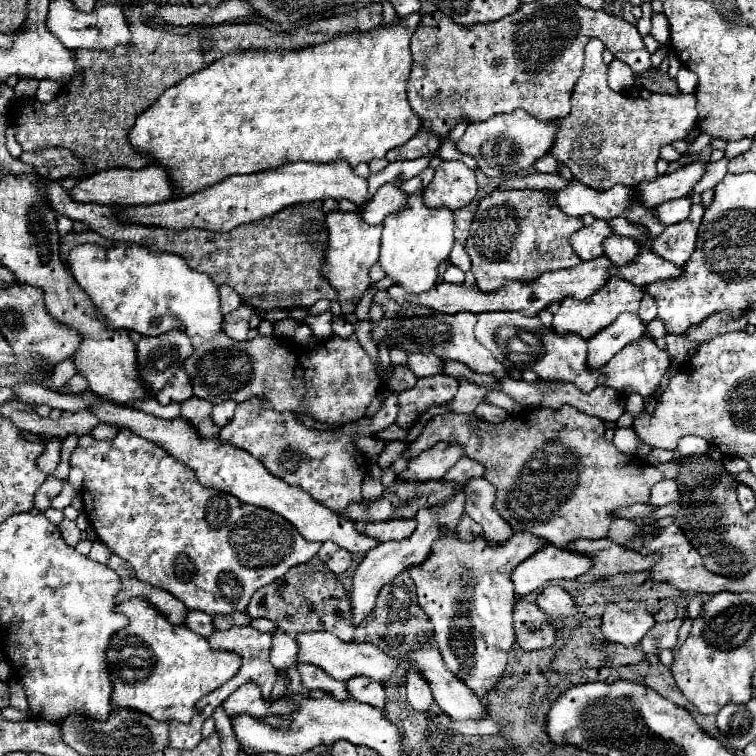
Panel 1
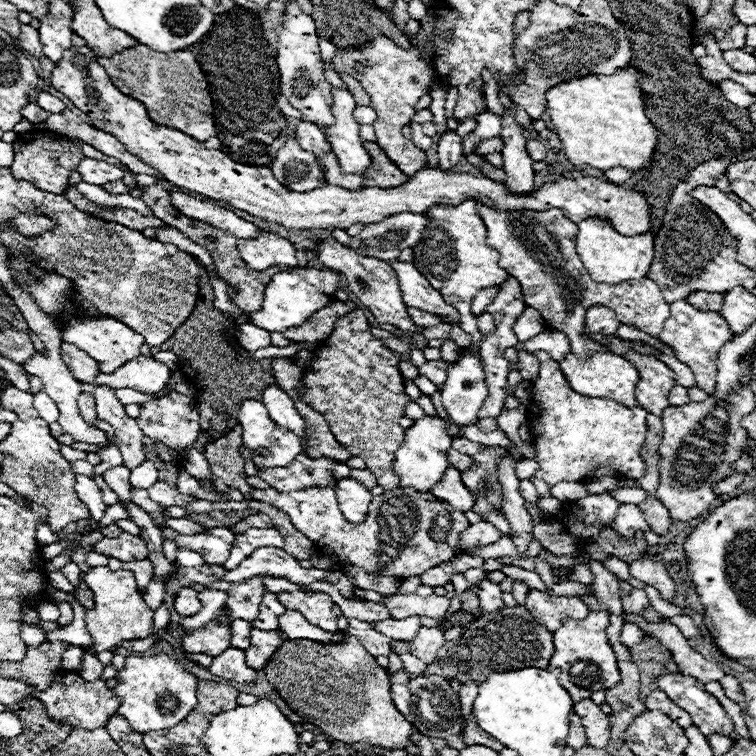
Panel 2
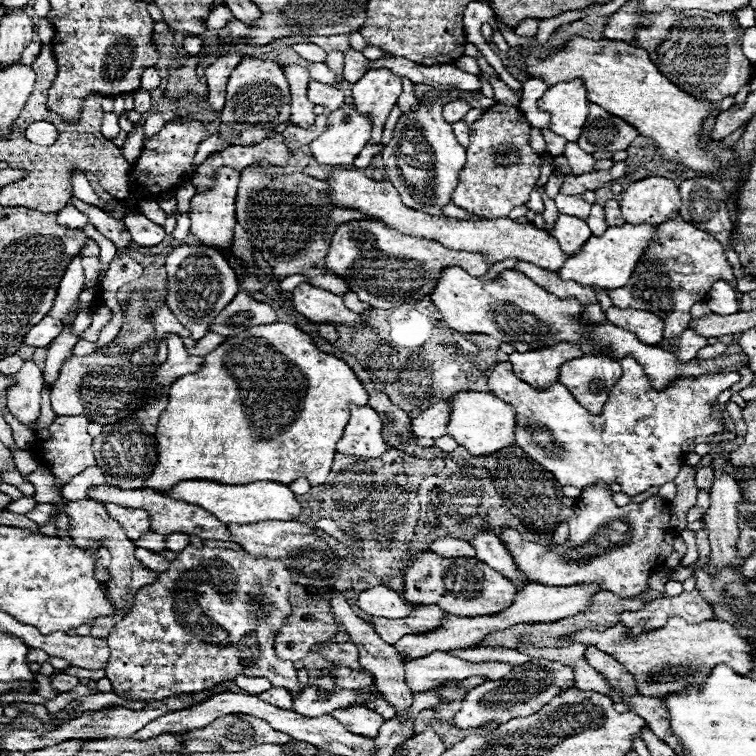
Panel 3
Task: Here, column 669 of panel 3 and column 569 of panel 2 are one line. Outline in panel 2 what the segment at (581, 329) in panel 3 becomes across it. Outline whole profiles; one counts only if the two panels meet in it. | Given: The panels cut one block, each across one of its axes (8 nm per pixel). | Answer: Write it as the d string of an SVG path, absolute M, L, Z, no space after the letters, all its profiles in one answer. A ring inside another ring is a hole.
M568 352L558 364L574 392L594 398L610 398L628 408L634 406L634 366L624 366L624 370L622 368L618 370L618 360L626 360L626 358L608 352L594 352L588 354L586 358L580 358L574 352Z

